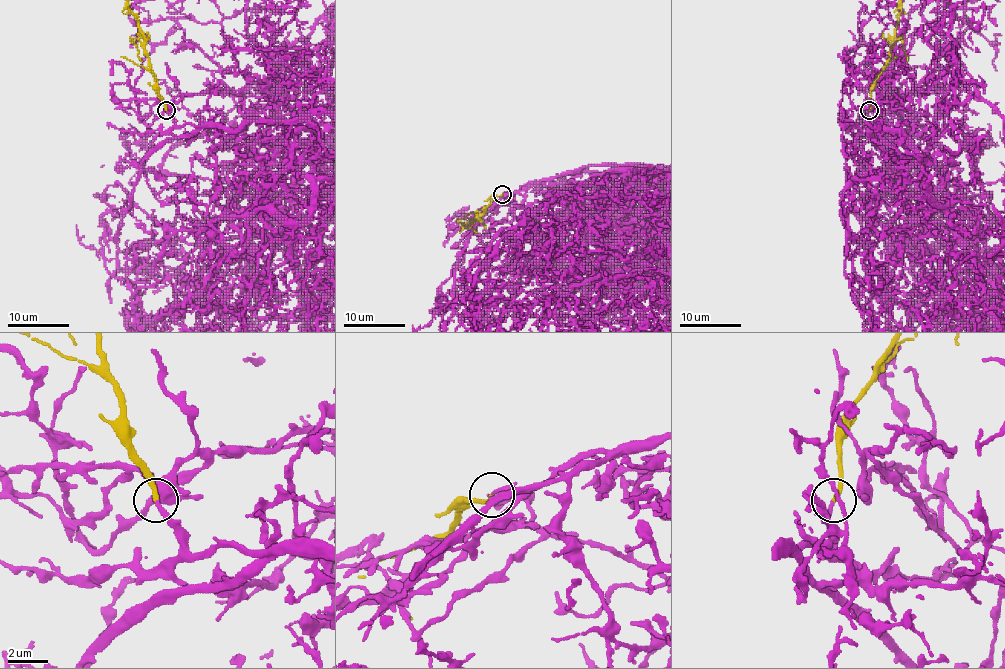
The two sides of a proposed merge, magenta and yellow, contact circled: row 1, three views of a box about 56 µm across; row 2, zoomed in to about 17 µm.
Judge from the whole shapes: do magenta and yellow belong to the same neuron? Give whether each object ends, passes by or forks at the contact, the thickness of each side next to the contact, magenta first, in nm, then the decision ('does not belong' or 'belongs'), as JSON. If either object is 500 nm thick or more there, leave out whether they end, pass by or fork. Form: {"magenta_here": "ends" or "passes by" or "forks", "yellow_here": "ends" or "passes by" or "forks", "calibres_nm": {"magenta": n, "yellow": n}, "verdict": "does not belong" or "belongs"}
{"magenta_here": "passes by", "yellow_here": "ends", "calibres_nm": {"magenta": 130, "yellow": 240}, "verdict": "belongs"}

